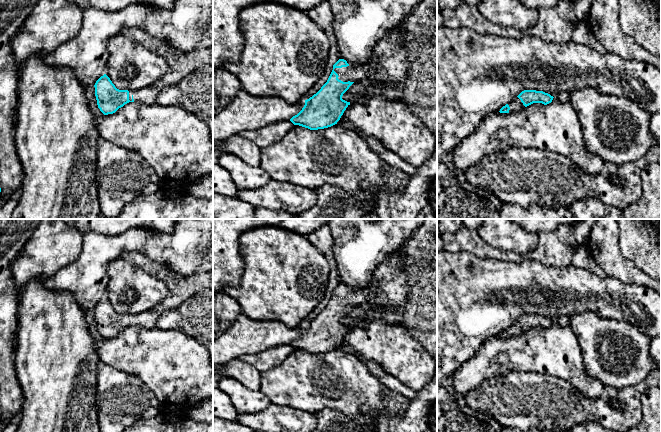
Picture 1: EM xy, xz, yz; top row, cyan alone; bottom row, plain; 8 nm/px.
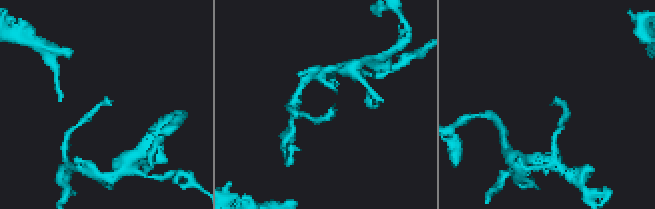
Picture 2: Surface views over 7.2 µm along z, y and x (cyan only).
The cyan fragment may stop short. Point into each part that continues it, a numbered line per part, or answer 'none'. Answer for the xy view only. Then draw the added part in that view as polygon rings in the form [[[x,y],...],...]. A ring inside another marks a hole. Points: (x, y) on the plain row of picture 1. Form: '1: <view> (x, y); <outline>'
1: xy (180, 288); [[[125,252],[121,258],[163,281],[168,290],[165,299],[152,309],[138,314],[128,314],[130,325],[145,328],[155,327],[158,317],[165,310],[179,307],[184,301],[204,289],[213,289],[213,270],[179,276],[167,266],[149,259],[141,252]]]

